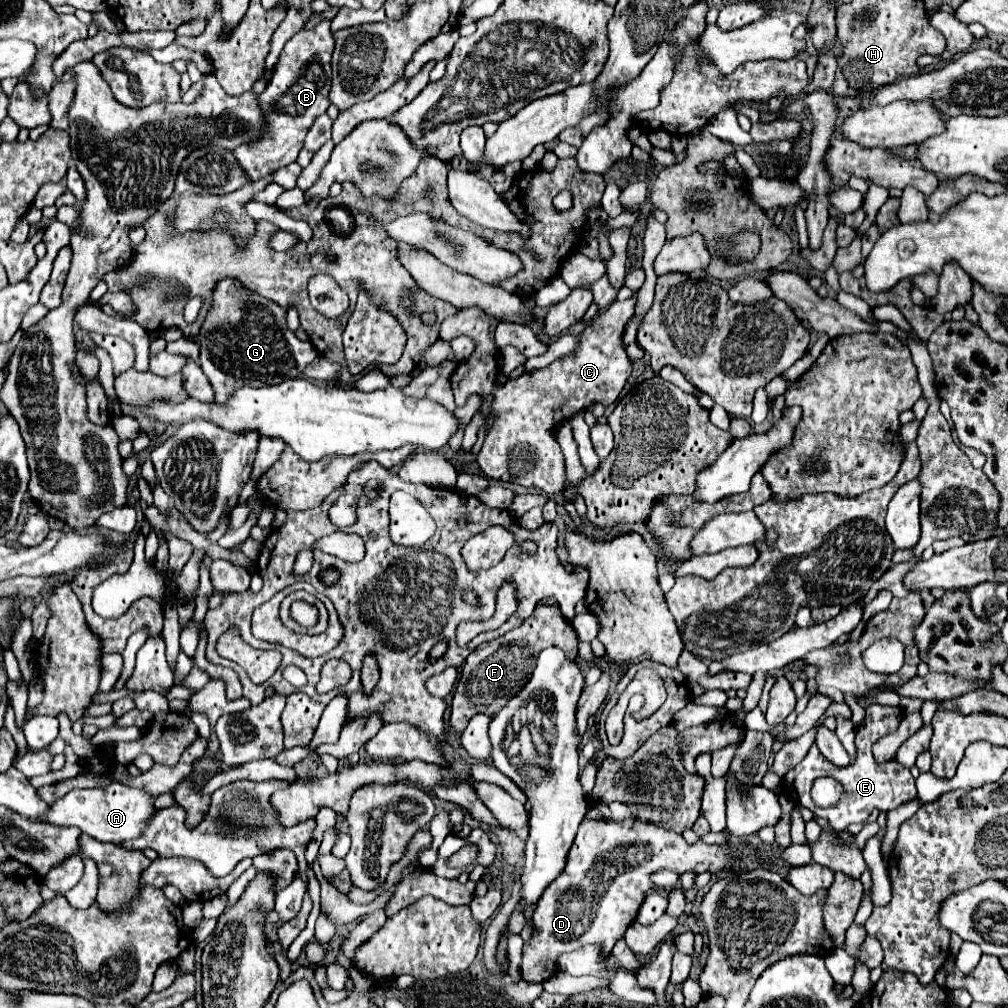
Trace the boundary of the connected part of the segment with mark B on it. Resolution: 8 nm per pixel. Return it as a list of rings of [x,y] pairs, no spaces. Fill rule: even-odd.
[[[323,19],[313,29],[301,29],[283,47],[275,75],[267,89],[259,95],[261,109],[267,119],[269,135],[265,139],[241,145],[233,151],[239,165],[251,177],[251,181],[263,179],[265,175],[293,163],[303,149],[303,141],[313,121],[327,111],[331,105],[331,51],[335,47],[333,35],[329,31],[329,19]]]

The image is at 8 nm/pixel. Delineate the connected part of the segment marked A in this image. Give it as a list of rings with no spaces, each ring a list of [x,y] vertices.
[[[111,783],[99,789],[73,789],[55,805],[49,807],[39,821],[51,823],[57,827],[79,827],[85,835],[101,841],[101,843],[119,843],[127,839],[135,839],[147,827],[151,815],[155,813],[153,797],[141,789],[133,789],[121,783]]]

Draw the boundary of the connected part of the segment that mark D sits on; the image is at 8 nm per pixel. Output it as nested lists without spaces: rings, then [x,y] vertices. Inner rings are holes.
[[[591,821],[579,825],[575,845],[567,853],[567,869],[545,889],[533,915],[533,935],[523,945],[521,977],[529,983],[543,983],[557,971],[557,957],[565,951],[575,951],[581,945],[599,943],[611,951],[615,941],[637,917],[637,911],[655,887],[651,875],[661,869],[671,869],[677,875],[687,871],[723,871],[725,867],[741,865],[747,871],[771,867],[769,857],[753,845],[707,845],[697,841],[687,845],[679,833],[641,821]]]

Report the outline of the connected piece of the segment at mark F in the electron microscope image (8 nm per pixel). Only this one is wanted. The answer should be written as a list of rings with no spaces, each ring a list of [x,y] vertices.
[[[537,605],[533,615],[523,625],[507,631],[505,635],[481,643],[465,661],[461,679],[457,683],[453,705],[451,705],[451,727],[457,735],[463,733],[469,719],[477,713],[491,715],[499,711],[519,689],[527,683],[535,669],[537,655],[547,647],[561,647],[569,659],[577,657],[577,633],[567,619],[563,619],[559,607]]]

